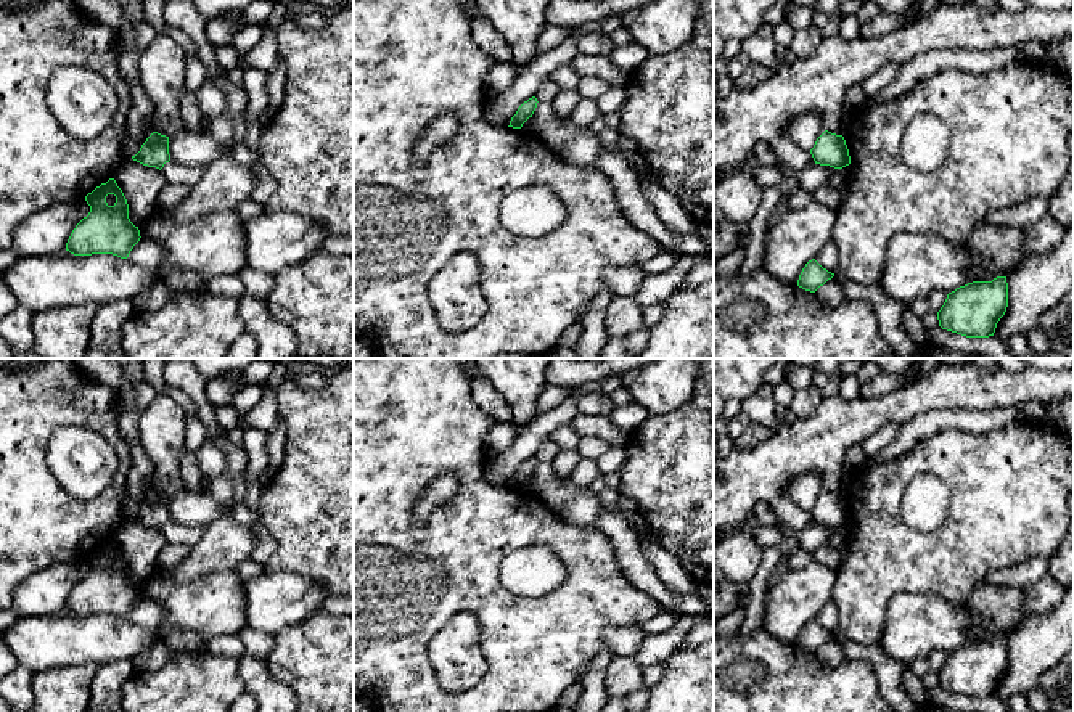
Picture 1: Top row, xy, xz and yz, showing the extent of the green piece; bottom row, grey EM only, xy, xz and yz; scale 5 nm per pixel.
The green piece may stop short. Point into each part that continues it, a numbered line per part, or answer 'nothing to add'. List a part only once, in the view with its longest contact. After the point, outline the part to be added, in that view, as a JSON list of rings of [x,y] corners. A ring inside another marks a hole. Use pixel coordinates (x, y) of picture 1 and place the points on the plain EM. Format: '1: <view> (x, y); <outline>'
nothing to add

